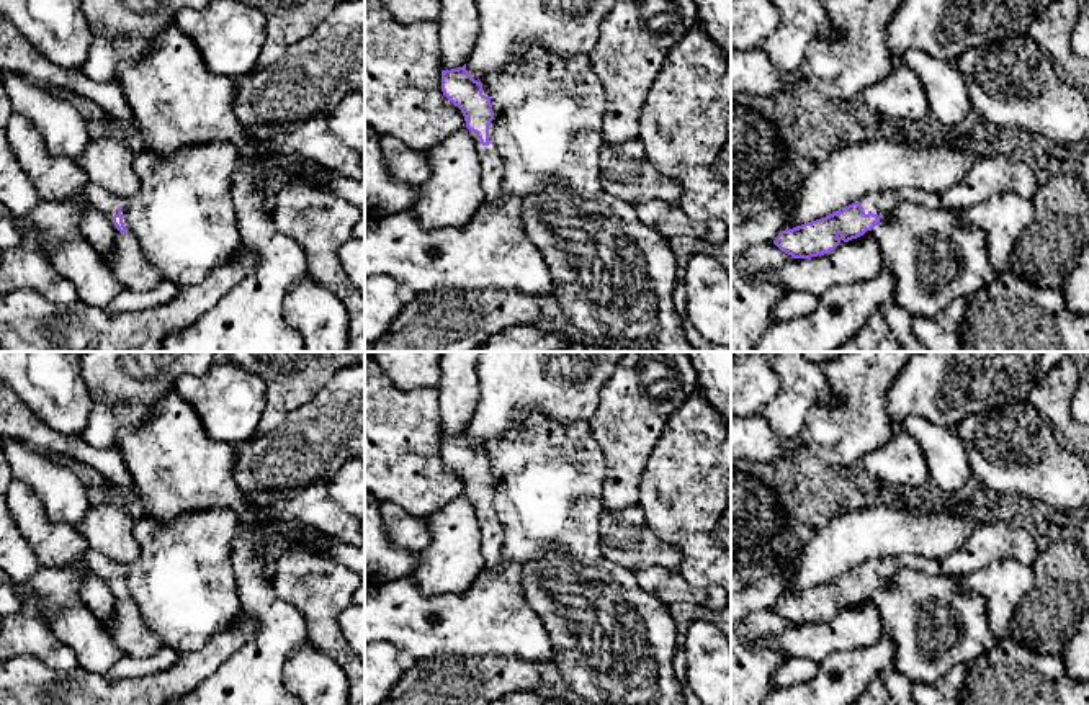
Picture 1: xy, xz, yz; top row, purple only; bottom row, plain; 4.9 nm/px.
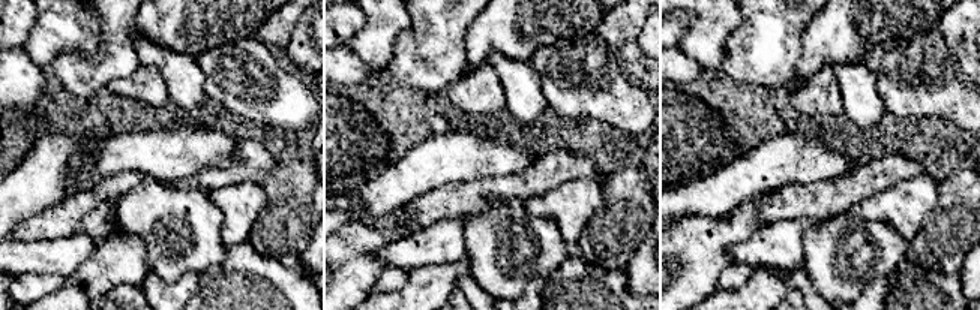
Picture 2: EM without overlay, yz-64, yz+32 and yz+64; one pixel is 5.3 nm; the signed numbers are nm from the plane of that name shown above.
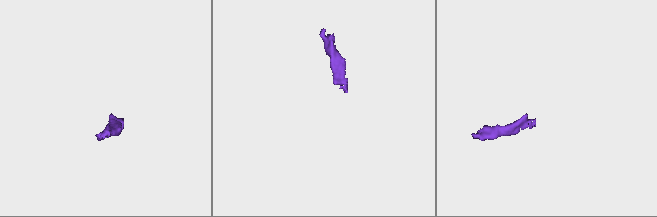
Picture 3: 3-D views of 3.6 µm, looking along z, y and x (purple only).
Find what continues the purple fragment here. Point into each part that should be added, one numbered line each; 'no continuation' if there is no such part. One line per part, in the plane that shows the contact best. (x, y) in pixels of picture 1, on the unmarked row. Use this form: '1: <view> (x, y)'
1: xy (103, 566)

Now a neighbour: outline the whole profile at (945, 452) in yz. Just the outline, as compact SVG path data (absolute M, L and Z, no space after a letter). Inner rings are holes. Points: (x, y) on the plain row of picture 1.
M914 415L903 420L901 430L917 440L927 460L929 481L952 501L971 479L963 438L955 429L945 429Z

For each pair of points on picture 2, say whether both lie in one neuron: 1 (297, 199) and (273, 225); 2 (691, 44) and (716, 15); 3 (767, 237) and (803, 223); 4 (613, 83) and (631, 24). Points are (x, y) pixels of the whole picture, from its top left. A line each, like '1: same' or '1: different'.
1: same
2: same
3: same
4: different

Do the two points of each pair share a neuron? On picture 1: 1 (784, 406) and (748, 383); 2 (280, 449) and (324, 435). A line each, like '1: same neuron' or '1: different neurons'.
1: different neurons
2: same neuron

